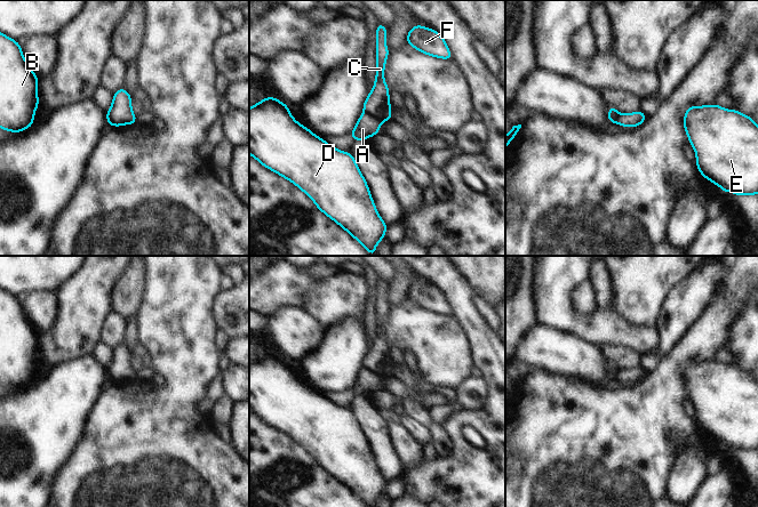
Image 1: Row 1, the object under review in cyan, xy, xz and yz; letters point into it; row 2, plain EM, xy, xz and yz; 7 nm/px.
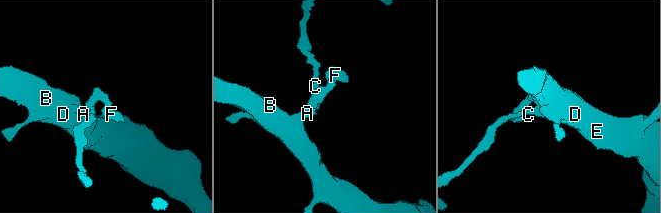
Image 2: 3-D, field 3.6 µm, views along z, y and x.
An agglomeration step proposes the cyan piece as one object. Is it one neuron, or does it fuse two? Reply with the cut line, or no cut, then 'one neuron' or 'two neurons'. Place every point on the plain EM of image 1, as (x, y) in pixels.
xz (364, 367), (381, 377) | two neurons

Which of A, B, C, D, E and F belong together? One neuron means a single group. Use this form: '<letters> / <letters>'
A B D E / C F

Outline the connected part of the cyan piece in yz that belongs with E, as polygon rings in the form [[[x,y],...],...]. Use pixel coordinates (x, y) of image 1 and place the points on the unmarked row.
[[[716,360],[705,362],[691,362],[684,372],[684,384],[689,394],[691,402],[696,409],[695,421],[700,429],[718,441],[723,446],[735,451],[758,450],[758,380],[748,371],[736,365],[726,365]]]

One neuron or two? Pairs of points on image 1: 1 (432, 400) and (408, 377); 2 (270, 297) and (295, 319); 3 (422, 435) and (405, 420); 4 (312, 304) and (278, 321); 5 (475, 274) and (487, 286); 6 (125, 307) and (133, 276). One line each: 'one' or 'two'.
1: one
2: two
3: one
4: two
5: one
6: one

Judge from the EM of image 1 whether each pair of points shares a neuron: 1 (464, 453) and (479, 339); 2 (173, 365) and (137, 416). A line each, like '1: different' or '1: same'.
1: same
2: same

